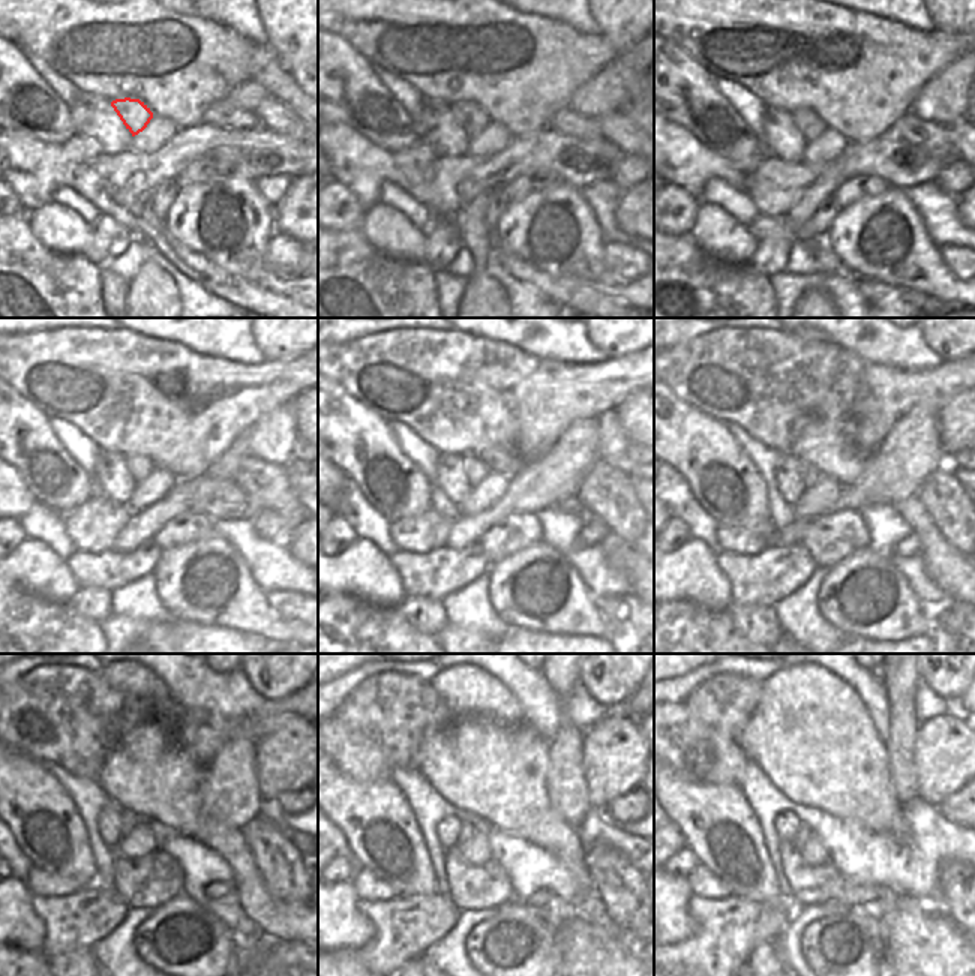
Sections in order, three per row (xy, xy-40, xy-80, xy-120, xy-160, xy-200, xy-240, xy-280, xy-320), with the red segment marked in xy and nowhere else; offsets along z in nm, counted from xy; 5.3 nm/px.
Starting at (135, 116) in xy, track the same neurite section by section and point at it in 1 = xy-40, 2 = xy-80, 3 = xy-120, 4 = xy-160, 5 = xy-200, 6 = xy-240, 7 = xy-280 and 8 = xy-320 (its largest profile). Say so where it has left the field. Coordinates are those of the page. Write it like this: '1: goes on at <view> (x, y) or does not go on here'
1: goes on at xy-40 (471, 117)
2: goes on at xy-80 (809, 123)
3: goes on at xy-120 (140, 467)
4: goes on at xy-160 (476, 471)
5: goes on at xy-200 (809, 474)
6: goes on at xy-240 (129, 819)
7: goes on at xy-280 (467, 831)
8: goes on at xy-320 (803, 834)

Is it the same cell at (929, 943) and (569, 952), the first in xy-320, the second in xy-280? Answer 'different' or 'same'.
same

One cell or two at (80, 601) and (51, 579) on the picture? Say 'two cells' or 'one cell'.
two cells

